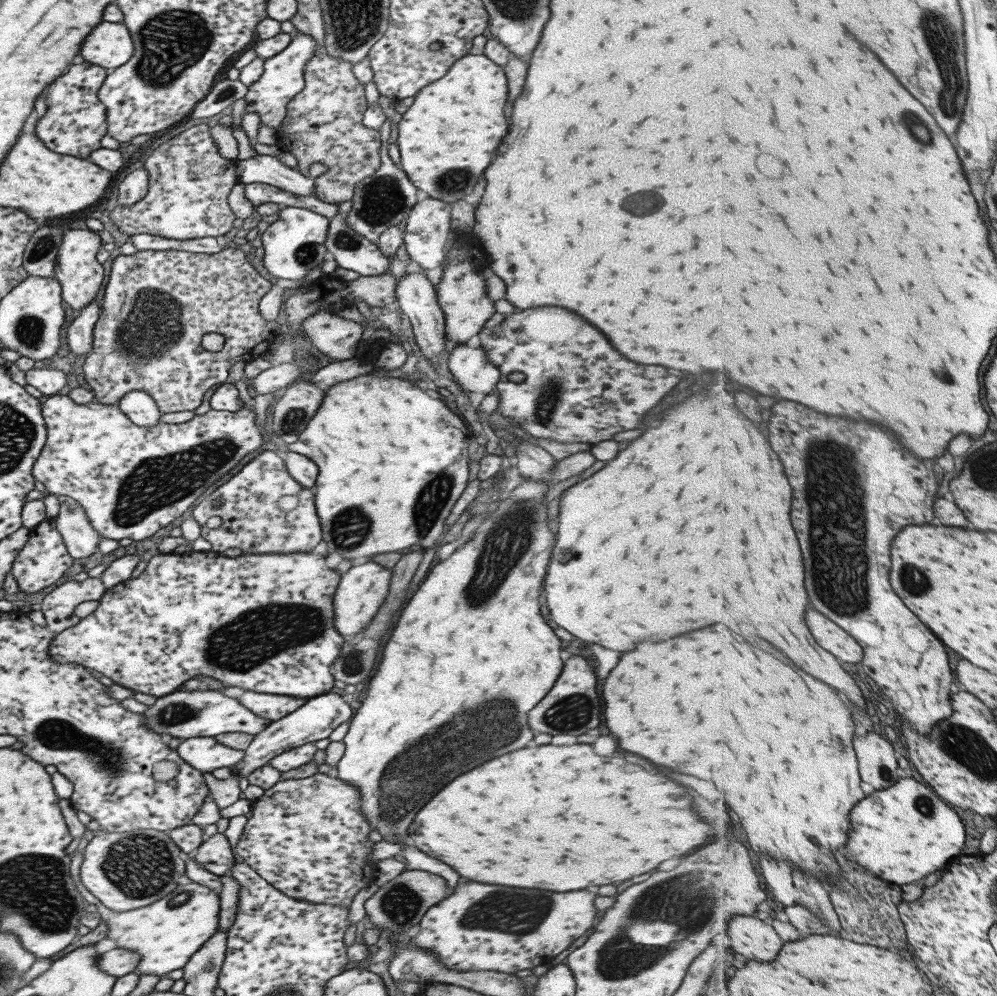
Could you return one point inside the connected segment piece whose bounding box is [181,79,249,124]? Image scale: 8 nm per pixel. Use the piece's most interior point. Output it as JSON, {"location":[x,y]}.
{"location":[227,92]}

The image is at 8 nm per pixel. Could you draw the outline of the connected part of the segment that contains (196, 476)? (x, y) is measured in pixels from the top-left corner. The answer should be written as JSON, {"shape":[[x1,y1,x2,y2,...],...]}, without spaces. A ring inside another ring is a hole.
{"shape":[[62,392,58,395,46,397,43,404,41,404,41,413,47,428,47,441,40,452,40,456,34,462,32,475,34,475,35,480,44,484,46,487,45,494,63,494,64,496,71,496,76,502,79,502,80,506,84,508,90,524,98,531,98,534,116,541,120,541,122,538,130,538,130,540,134,541,142,541,144,538,150,538,160,528,164,528,170,522,174,522,176,518,180,518,194,504,194,500,201,494,204,494,204,491,209,486,212,486,214,482,224,476,231,468,234,468,246,454,250,454,250,452,264,444,262,433,260,433,262,426,258,427,256,425,256,412,248,409,248,407,244,407,236,412,211,409,205,414,195,415,192,420,180,424,160,422,156,426,138,426,117,405,103,405,98,402,78,404]]}

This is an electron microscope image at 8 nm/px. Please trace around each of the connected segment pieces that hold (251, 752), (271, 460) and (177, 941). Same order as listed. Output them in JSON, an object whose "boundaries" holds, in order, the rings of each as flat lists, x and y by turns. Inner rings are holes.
{"boundaries":[[[331,691,314,698,307,699,306,703,298,710,287,714,280,720,272,721,270,726,254,736,253,741,245,750,245,755,238,764,231,767,231,776,240,780,248,776,254,770,268,765,270,760,292,748,306,743,314,743,322,738,329,738,332,731,340,724,349,721,355,711,354,704,348,704,342,699,342,694]],[[266,450,266,452,262,452,262,454,257,455,254,459,249,461,244,467,234,476,232,476,226,483,222,484,218,487,211,495,206,497,202,502,200,502,197,506,194,506,192,510,192,518,196,520,196,522,200,523,200,532,202,538,205,538,212,545,212,552,222,553,223,551,228,550,229,548,239,548,243,551,244,554,295,554,295,553,312,553,316,551,316,546,320,544,322,541,322,525,320,524,320,520,317,515,317,510,315,507,315,496,312,493,312,490,306,487,303,487,295,481,290,473,288,473,288,469,286,468,284,460,276,455,276,452,272,452,272,450],[221,498,222,503,218,507,213,506,213,500],[211,516,220,516,222,519,222,524,218,526,216,529,210,529,206,525,206,521]],[[77,850,70,854,70,873,78,891,84,896,88,904,95,904,101,914,101,920,108,924,107,937,116,942,118,948,132,950,140,954,140,963,135,973,156,974,165,976,172,970,180,970,188,963,190,957,195,954,200,946,218,929,220,897,214,890,200,886,192,882,186,875,182,876,182,882,174,890,174,894,168,894,139,909,116,912,106,908,94,894,86,890,86,886,80,880,80,867,83,862,83,854]]]}

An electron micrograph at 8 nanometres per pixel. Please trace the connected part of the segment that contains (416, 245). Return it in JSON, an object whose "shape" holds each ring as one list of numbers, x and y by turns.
{"shape":[[428,198,412,207,406,220,406,234,404,234,403,243,416,267,424,270,430,269,444,264,447,260,446,251,452,237,452,209,453,205,436,198]]}

